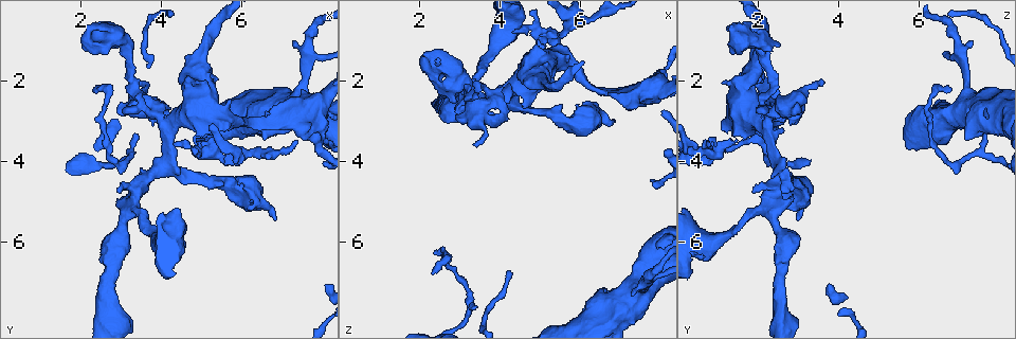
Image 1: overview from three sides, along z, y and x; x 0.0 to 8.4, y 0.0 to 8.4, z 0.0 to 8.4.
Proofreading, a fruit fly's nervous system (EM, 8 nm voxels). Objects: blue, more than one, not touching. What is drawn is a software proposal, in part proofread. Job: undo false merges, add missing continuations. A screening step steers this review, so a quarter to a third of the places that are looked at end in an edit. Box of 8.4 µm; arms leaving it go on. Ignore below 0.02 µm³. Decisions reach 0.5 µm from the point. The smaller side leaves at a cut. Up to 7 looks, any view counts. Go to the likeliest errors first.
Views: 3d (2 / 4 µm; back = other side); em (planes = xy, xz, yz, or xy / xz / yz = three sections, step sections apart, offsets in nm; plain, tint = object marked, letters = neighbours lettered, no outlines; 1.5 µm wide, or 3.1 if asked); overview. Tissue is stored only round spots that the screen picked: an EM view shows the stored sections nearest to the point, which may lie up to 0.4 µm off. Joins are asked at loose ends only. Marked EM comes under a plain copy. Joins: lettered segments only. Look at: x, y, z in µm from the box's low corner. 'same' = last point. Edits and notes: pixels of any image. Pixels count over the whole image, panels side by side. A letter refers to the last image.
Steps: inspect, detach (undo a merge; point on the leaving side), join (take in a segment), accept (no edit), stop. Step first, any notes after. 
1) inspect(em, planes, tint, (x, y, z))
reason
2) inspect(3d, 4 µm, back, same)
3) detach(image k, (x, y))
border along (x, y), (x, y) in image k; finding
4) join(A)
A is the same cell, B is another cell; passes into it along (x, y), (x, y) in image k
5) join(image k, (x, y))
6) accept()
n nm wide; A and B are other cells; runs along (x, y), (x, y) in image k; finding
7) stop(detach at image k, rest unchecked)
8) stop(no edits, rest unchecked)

inspect(3d, 4 µm, (2.15, 0.90, 1.50))
abrupt turn

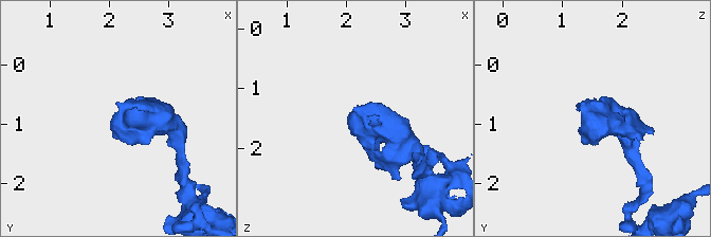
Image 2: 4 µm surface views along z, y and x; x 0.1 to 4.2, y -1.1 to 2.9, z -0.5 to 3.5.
inspect(em, xy, step 4, tint, (2.15, 0.90, 1.50))

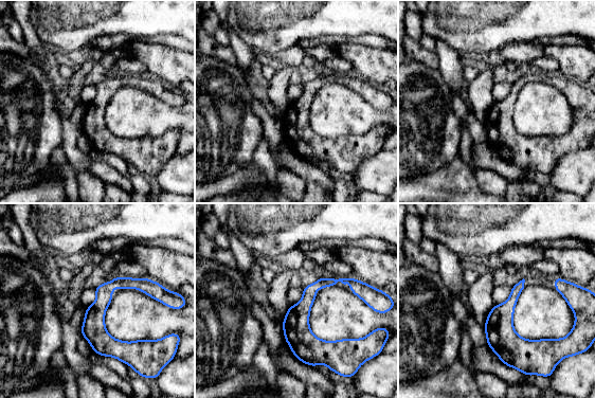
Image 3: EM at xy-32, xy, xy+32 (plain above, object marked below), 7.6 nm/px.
inspect(em, planes, letters, same)

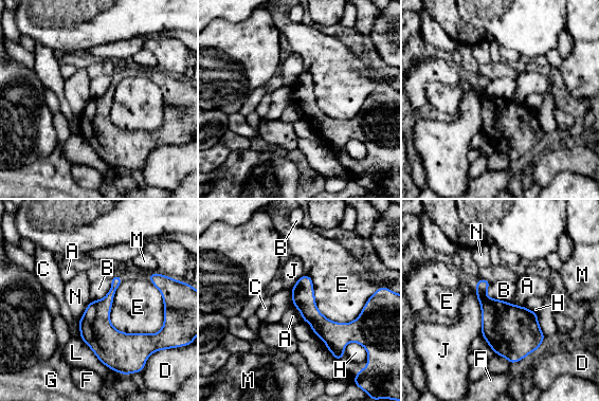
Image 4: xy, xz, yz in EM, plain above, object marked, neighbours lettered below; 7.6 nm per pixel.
accept()
E touches over 480 nm; A, B, C, D, E, F, G, H, J, L, M and N are other cells; all the same neuron

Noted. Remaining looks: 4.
inspect(em, planes, letters, (7.80, 3.10, 6.00))
sharp bend

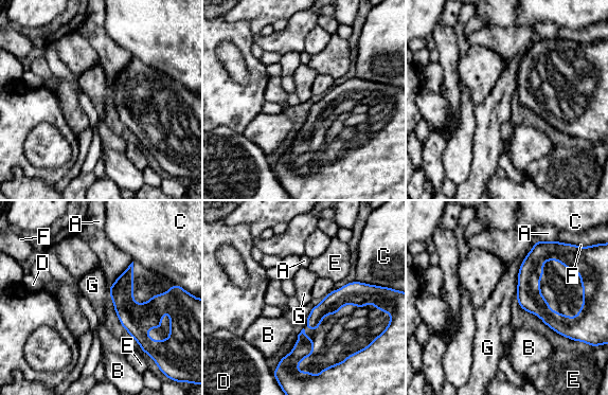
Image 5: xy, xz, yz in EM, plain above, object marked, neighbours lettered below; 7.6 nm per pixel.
accept()
140 nm wide; A, B, C, D, E, F and G are other cells; border along (538, 240), (520, 265), (515, 297) in image 5; continuous, no second neuron

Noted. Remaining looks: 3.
inspect(3d, 2 µm, back, (3.35, 3.30, 7.65))
thin end

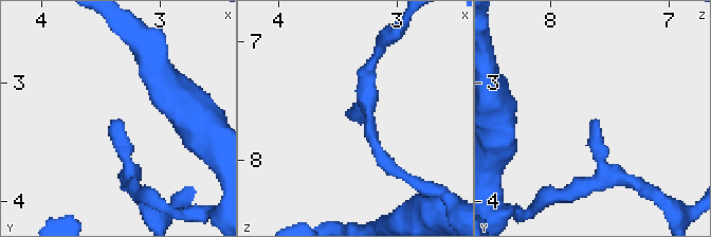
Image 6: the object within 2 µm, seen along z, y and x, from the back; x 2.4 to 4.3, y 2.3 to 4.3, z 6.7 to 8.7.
inspect(em, planes, letters, (3.36, 3.34, 7.64))
need the tissue

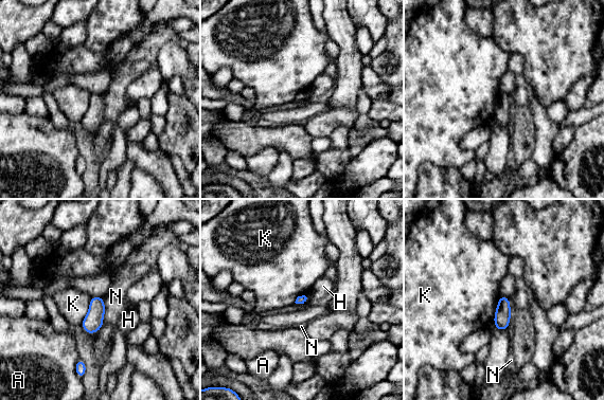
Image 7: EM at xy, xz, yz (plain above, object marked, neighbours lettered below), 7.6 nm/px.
accept()
A, H, K and N are other cells; border along (103, 297), (104, 324) in image 7; no lettered segment goes on from it

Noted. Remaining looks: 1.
stop(no edits, rest unchecked)

